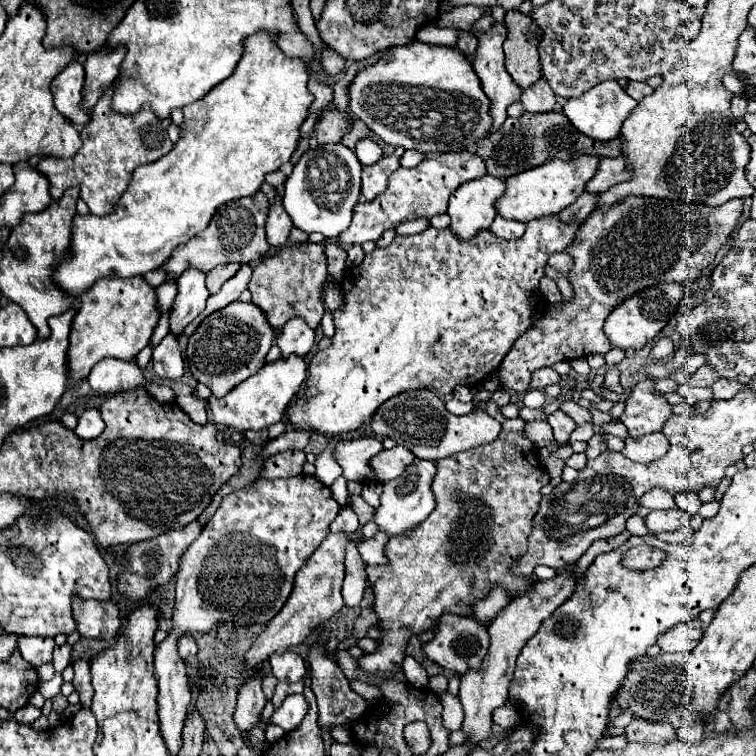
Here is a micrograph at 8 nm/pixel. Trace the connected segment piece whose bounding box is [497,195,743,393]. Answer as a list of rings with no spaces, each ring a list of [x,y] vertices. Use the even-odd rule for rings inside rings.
[[[635,195],[625,197],[617,205],[595,209],[581,225],[575,243],[567,247],[567,253],[575,261],[569,275],[575,301],[551,305],[545,317],[517,339],[497,371],[501,387],[525,393],[529,389],[529,375],[535,369],[591,353],[605,355],[611,343],[603,331],[603,321],[611,309],[627,299],[627,295],[659,281],[695,281],[713,263],[717,251],[737,227],[741,213],[741,199],[709,207],[703,203],[687,205],[683,201]]]

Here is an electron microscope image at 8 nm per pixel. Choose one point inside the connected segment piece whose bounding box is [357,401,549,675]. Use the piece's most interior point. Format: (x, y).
(486, 497)

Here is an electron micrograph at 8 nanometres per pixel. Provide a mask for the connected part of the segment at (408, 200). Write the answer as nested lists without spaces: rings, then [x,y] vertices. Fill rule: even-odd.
[[[457,151],[457,153],[441,153],[435,159],[425,159],[413,169],[399,167],[395,173],[389,177],[389,185],[383,195],[377,195],[373,201],[357,203],[353,209],[353,221],[349,229],[345,229],[339,237],[337,243],[343,247],[351,247],[355,243],[365,243],[365,241],[377,241],[385,229],[397,227],[399,223],[411,221],[415,217],[433,217],[437,213],[447,211],[447,201],[451,193],[465,181],[473,181],[483,177],[485,163],[479,155],[469,153],[469,151]]]

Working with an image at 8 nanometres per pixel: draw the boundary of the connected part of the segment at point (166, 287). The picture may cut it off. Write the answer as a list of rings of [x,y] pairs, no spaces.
[[[169,279],[169,281],[165,281],[163,285],[159,285],[159,287],[157,287],[157,297],[159,297],[159,307],[161,307],[161,311],[165,313],[165,311],[173,305],[173,301],[175,301],[175,297],[177,297],[177,283],[175,283],[175,279]]]

